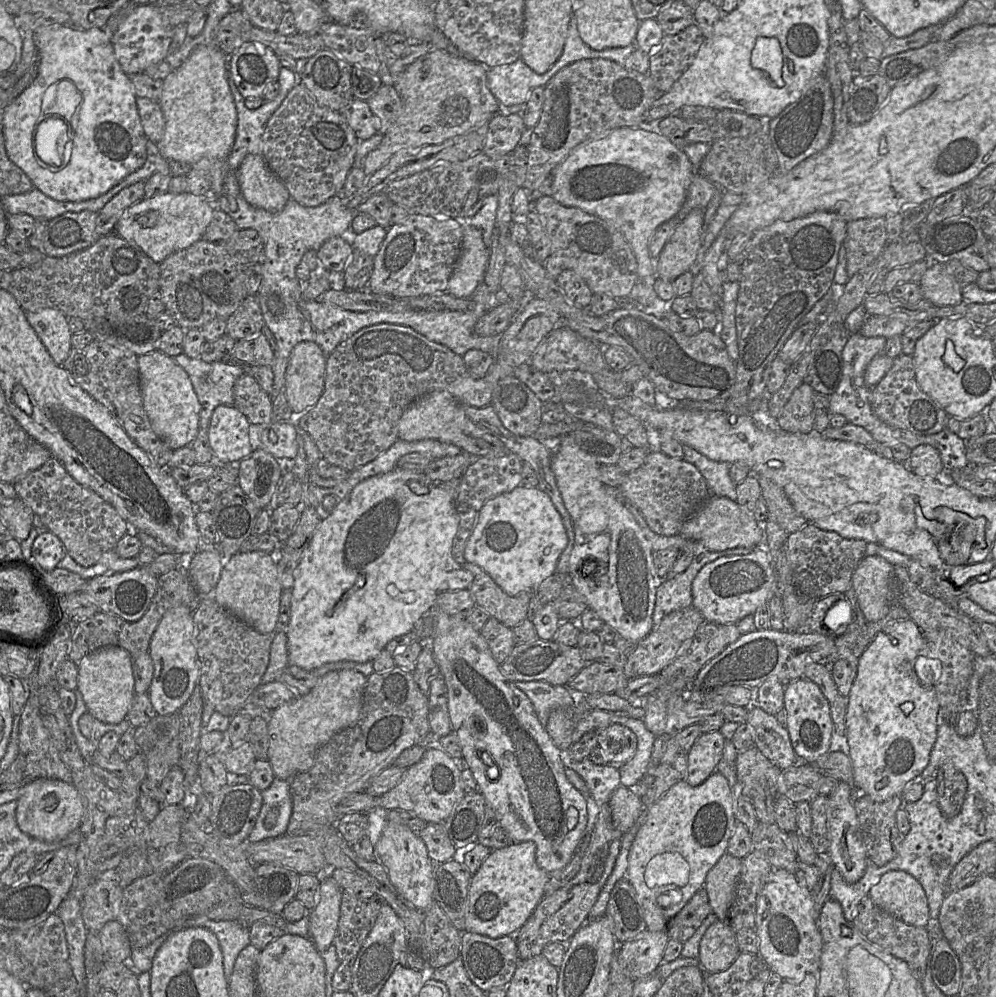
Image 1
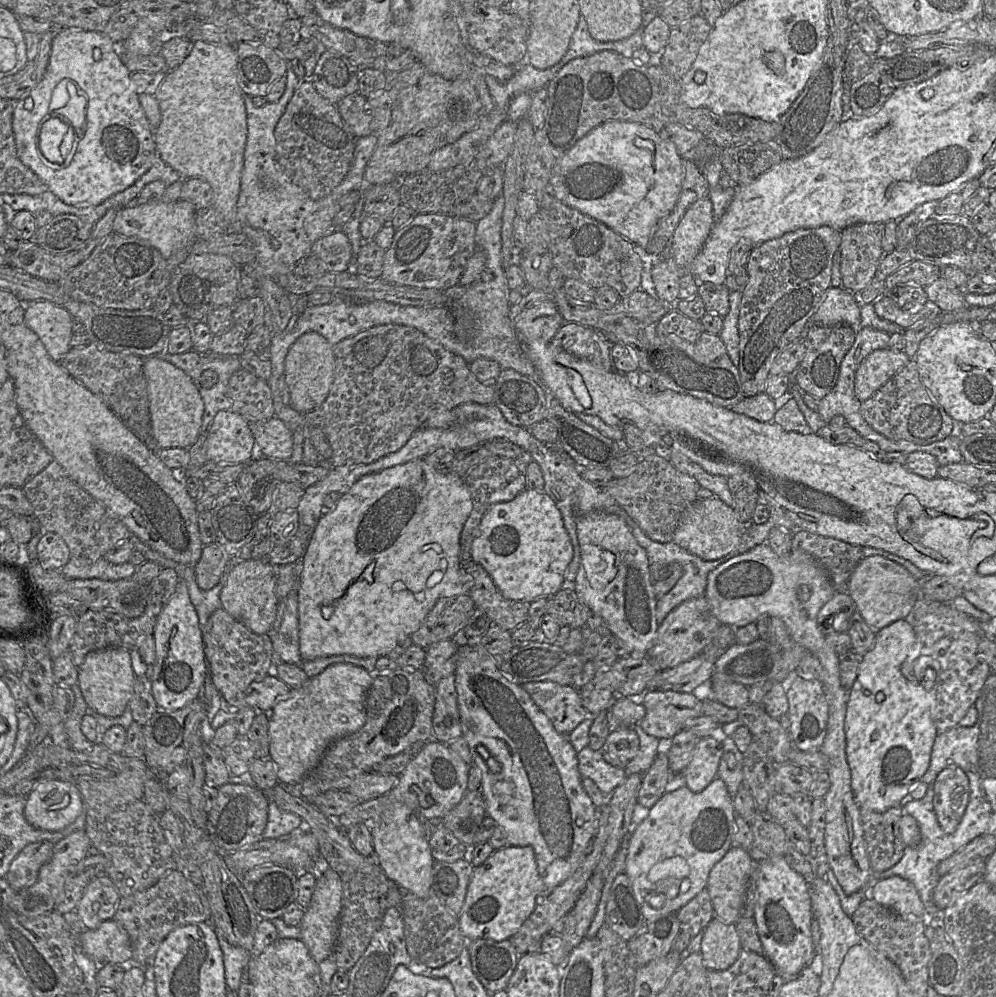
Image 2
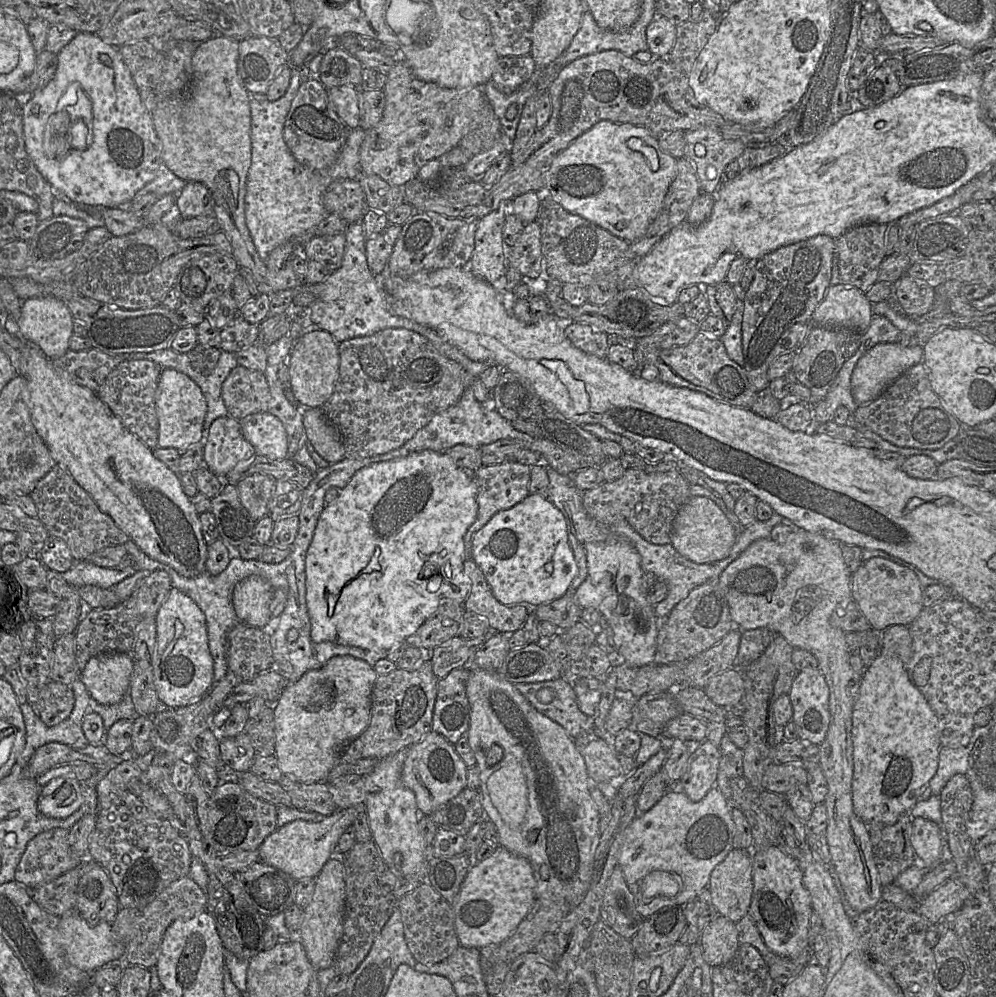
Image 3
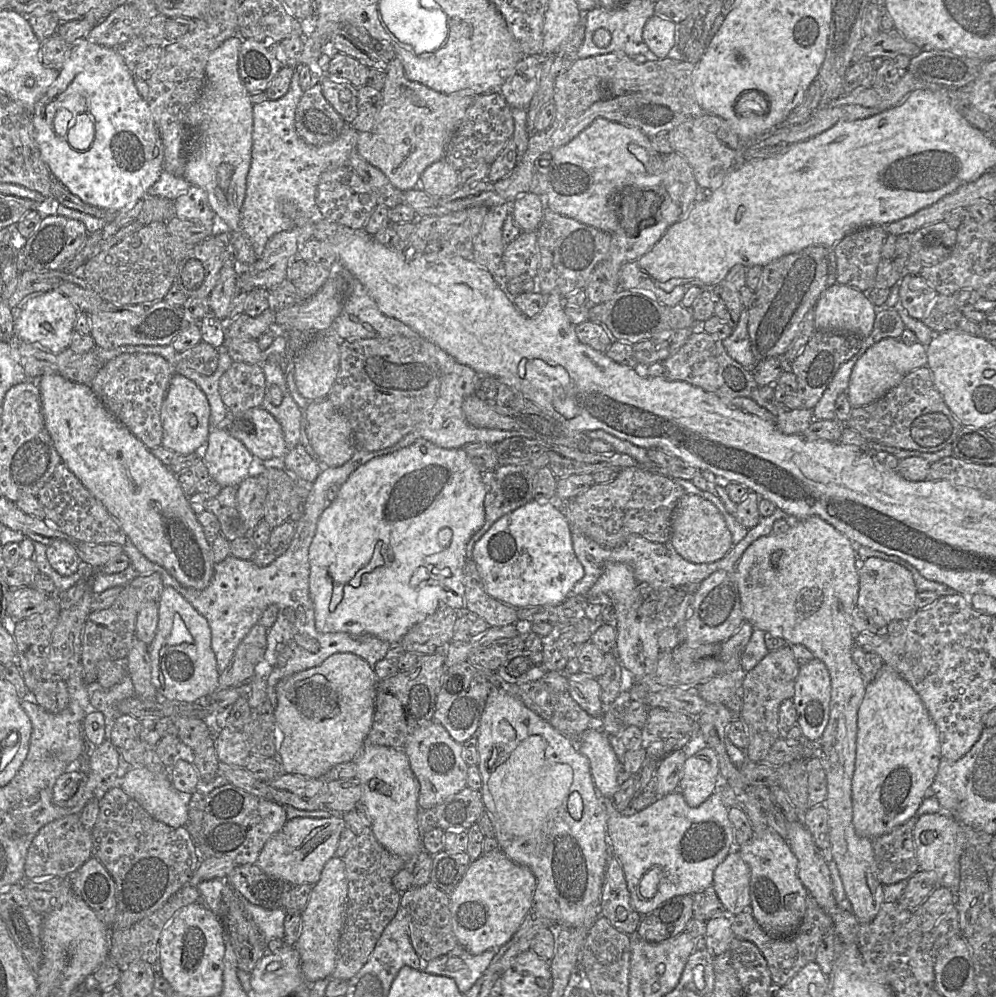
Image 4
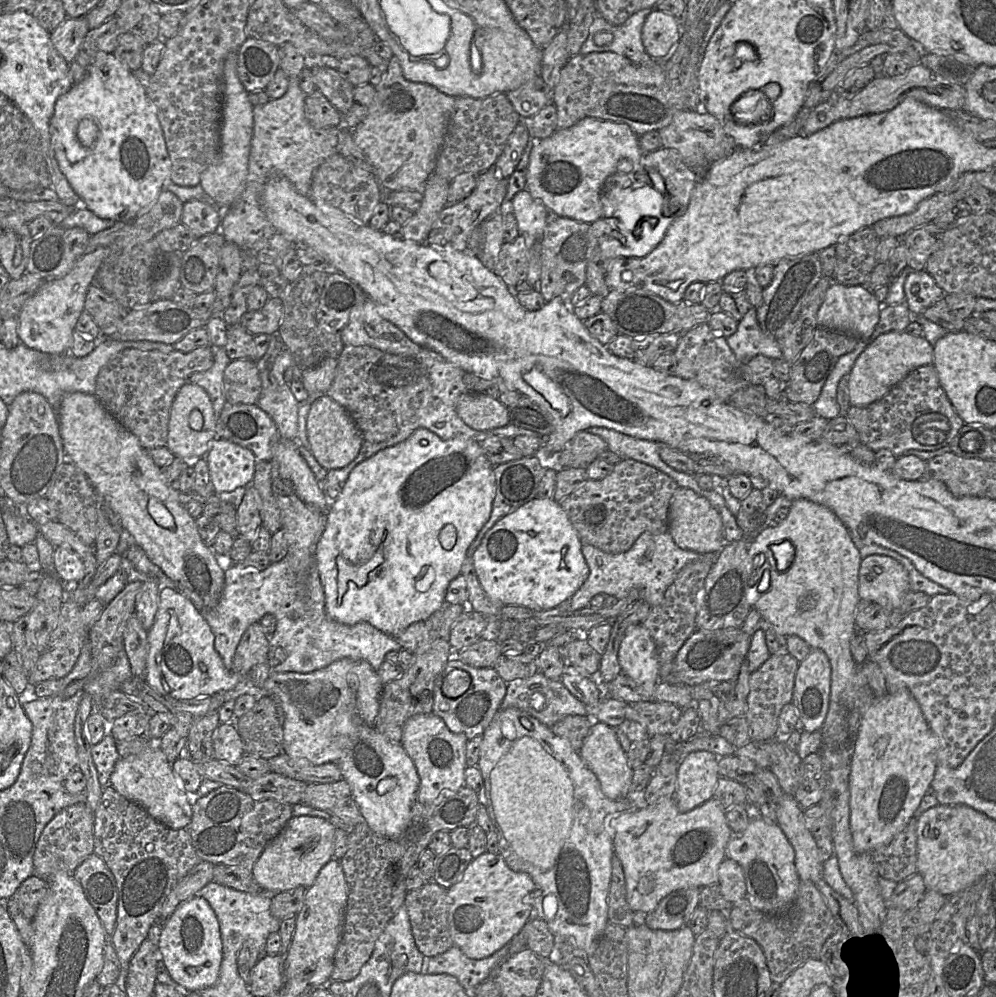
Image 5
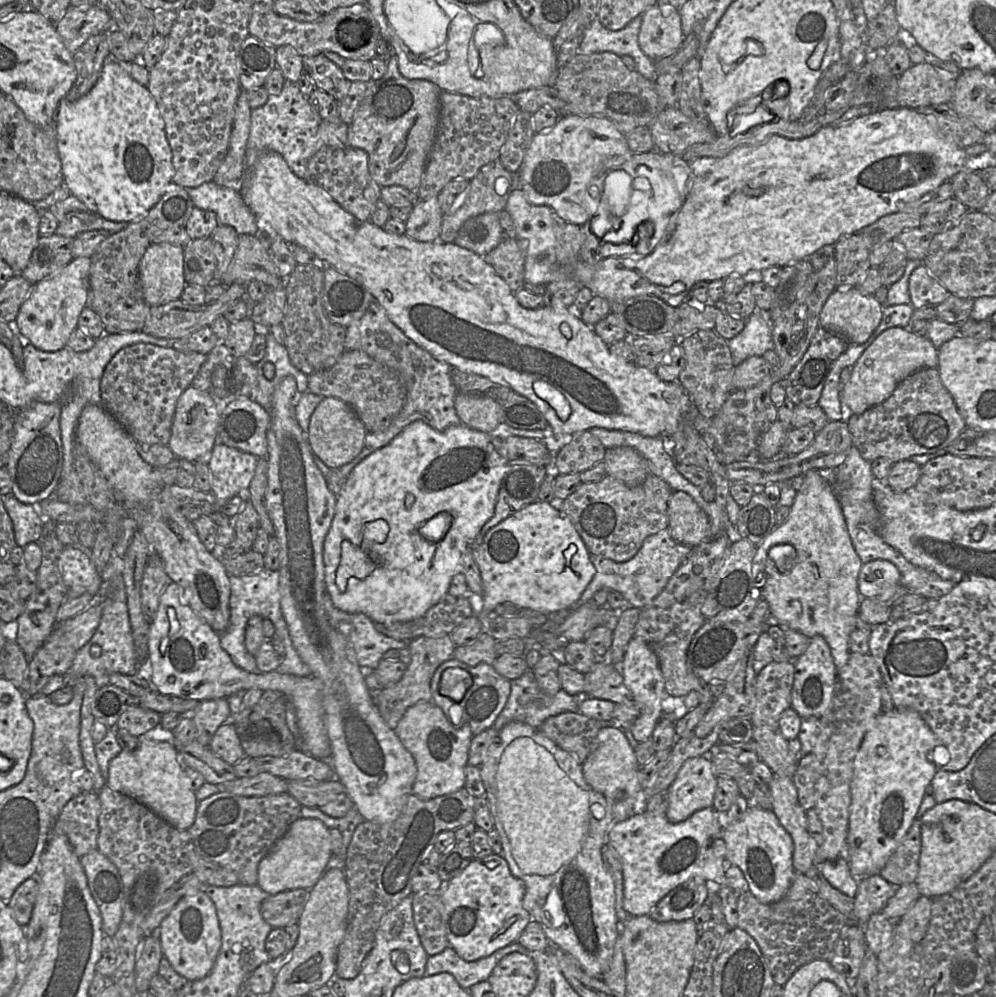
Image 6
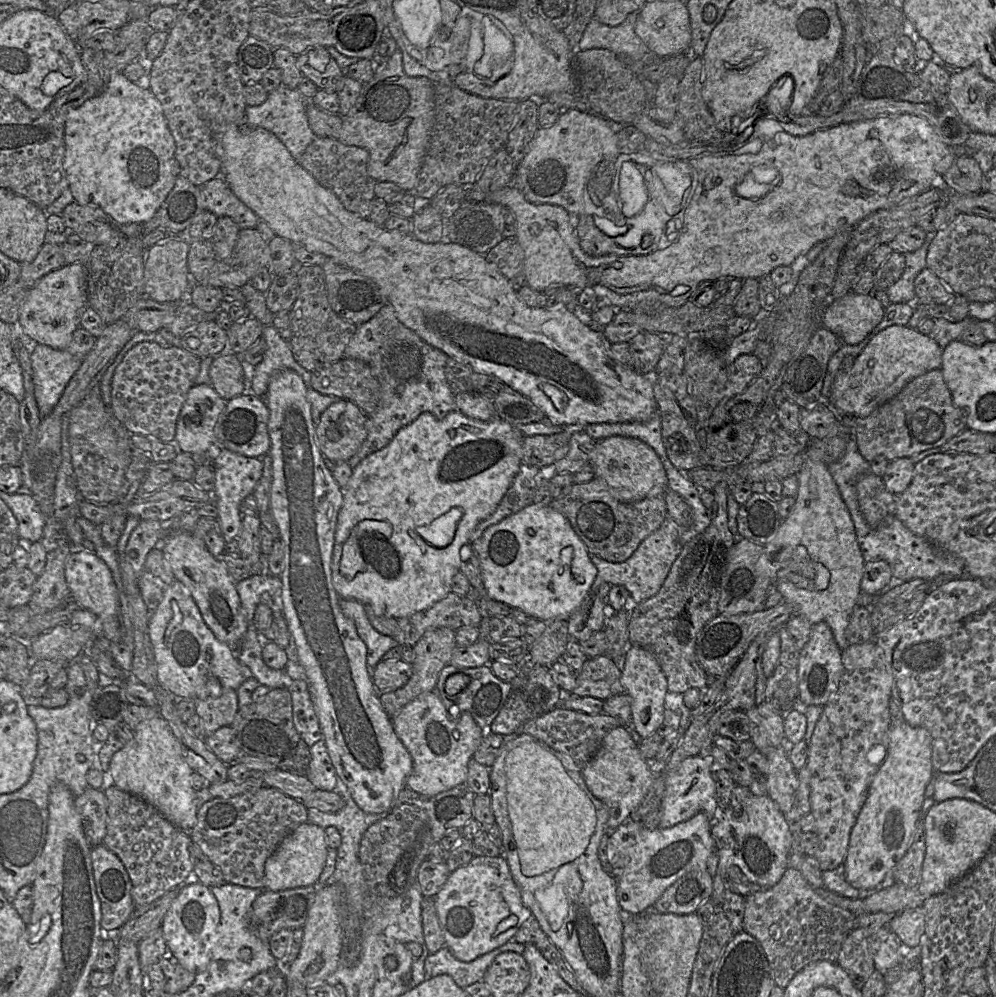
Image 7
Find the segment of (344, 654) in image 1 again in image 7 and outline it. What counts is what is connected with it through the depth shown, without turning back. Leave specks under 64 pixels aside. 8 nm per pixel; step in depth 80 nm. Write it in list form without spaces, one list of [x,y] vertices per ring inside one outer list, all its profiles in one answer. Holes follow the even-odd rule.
[[[454,409],[445,418],[439,420],[429,412],[422,413],[412,423],[401,428],[393,439],[382,449],[368,455],[355,468],[342,489],[343,502],[338,513],[336,532],[331,560],[332,584],[342,599],[354,599],[363,605],[370,605],[376,615],[392,618],[402,618],[410,614],[430,608],[451,592],[452,578],[460,571],[460,549],[470,542],[470,536],[479,522],[489,517],[497,508],[507,489],[519,471],[522,462],[522,442],[525,437],[516,427],[494,417],[489,421],[469,418],[459,410]],[[452,508],[461,508],[462,517],[459,520],[452,542],[445,547],[434,547],[426,542],[416,531],[417,527],[427,526],[433,520],[447,513]]]

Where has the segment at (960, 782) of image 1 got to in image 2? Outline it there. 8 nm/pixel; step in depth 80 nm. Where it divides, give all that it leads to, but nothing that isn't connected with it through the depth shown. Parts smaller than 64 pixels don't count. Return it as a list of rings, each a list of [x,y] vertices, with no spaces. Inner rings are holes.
[[[948,766],[935,778],[933,783],[933,806],[942,830],[953,833],[966,810],[969,801],[969,780],[958,767]]]

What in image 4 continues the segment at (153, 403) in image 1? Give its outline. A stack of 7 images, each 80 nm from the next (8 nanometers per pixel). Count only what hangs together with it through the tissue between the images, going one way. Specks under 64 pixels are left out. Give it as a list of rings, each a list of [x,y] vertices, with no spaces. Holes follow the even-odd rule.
[[[175,374],[163,400],[160,418],[162,424],[161,446],[181,455],[195,453],[205,442],[212,429],[209,427],[210,407],[204,392],[191,380]]]

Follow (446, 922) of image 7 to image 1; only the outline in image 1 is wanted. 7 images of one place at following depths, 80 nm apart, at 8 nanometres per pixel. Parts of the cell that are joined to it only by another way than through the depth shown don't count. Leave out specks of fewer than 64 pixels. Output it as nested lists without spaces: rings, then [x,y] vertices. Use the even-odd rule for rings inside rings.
[[[525,841],[493,849],[472,875],[468,892],[465,931],[490,938],[514,936],[544,897],[549,874],[536,862],[536,845]]]

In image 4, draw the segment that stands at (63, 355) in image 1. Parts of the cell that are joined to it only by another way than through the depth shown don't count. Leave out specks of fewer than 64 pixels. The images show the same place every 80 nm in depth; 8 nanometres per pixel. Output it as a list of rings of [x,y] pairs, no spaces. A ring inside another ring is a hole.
[[[48,291],[28,298],[16,314],[16,338],[53,354],[59,354],[70,346],[78,312],[69,298],[58,291]]]

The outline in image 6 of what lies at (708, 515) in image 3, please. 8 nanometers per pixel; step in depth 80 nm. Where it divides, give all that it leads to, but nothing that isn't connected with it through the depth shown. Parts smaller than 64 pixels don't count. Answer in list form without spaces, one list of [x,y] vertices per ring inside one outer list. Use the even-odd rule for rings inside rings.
[[[672,491],[667,502],[668,531],[678,543],[695,547],[711,539],[707,514],[683,491]]]

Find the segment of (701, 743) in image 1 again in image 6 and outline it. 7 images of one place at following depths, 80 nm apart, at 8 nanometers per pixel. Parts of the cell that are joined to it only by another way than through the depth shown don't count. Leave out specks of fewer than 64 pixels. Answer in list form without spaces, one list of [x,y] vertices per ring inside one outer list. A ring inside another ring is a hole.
[[[710,754],[686,759],[668,789],[668,821],[682,822],[698,810],[713,807],[716,778]]]

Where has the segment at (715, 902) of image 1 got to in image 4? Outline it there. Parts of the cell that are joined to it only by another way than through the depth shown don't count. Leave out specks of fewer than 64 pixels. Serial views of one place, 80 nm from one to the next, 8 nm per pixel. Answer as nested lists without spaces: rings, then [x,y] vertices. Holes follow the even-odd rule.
[[[737,849],[716,867],[712,886],[730,916],[751,908],[750,869]]]

